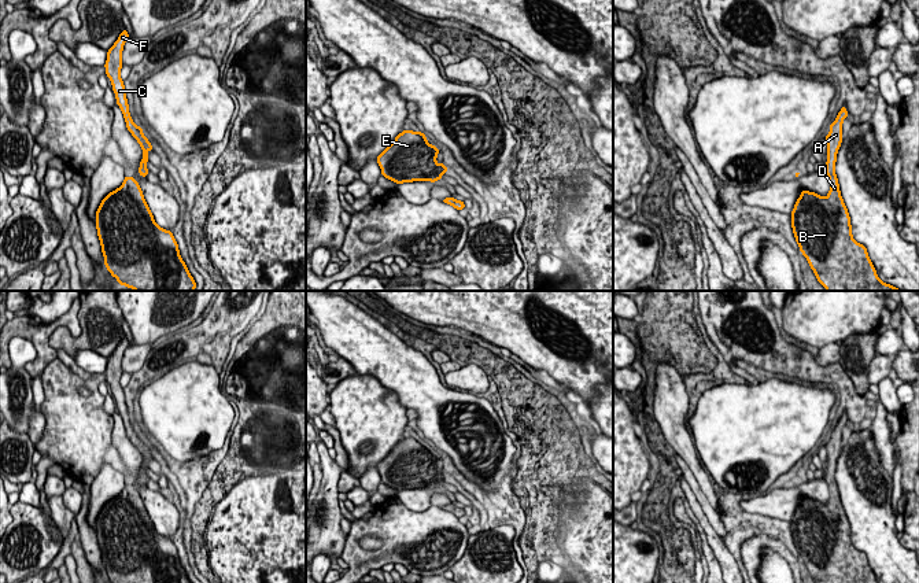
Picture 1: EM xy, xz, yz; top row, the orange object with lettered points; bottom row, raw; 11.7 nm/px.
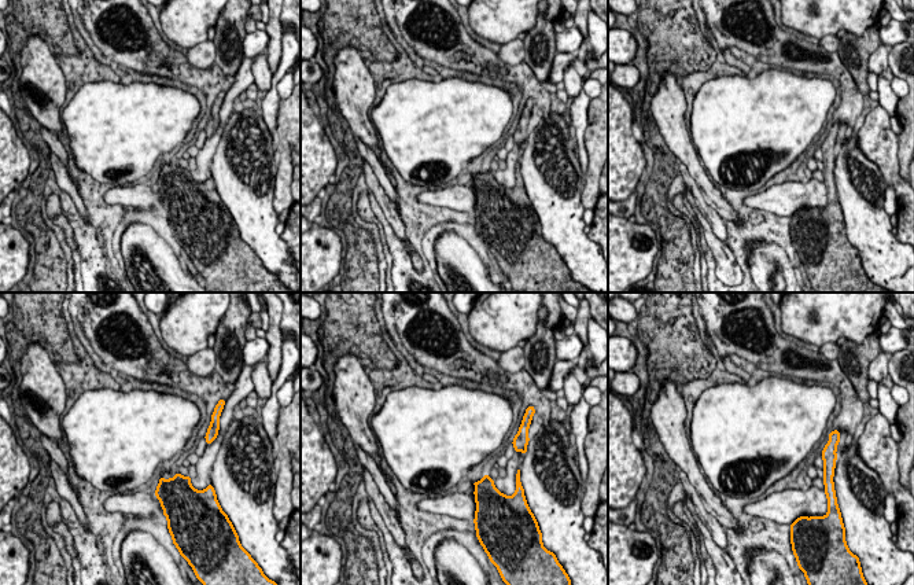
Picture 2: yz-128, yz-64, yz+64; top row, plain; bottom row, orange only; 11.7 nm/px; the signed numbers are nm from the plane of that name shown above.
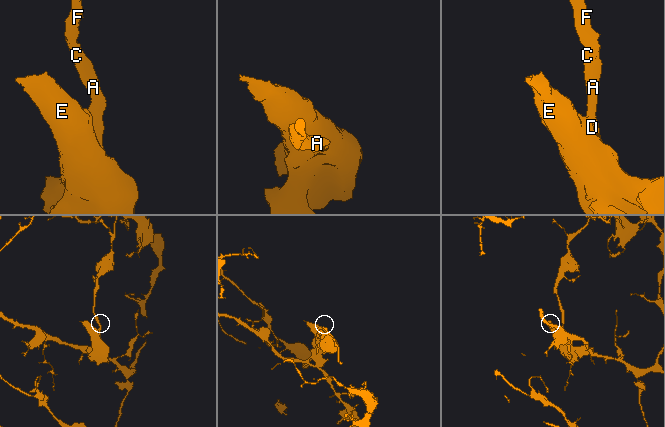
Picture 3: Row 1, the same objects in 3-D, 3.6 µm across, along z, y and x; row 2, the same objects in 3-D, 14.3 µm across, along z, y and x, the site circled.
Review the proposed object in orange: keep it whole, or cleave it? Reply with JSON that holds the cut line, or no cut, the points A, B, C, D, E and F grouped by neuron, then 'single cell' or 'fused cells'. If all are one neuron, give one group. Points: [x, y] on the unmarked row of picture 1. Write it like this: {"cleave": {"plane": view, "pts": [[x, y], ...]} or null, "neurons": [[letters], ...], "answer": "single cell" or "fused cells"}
{"cleave": null, "neurons": [["A", "B", "C", "D", "E", "F"]], "answer": "single cell"}

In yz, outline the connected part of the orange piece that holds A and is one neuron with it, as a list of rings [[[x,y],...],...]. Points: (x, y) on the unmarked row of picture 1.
[[[844,413],[826,443],[828,502],[823,505],[815,499],[801,498],[790,521],[796,549],[815,583],[878,583],[866,553],[852,543],[850,524],[835,481],[842,429],[846,424]]]

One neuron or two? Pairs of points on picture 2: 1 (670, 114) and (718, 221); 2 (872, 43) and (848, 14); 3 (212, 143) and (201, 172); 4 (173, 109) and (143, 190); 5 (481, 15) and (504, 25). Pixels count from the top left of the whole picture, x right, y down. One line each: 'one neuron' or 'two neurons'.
1: two neurons
2: two neurons
3: one neuron
4: two neurons
5: one neuron

